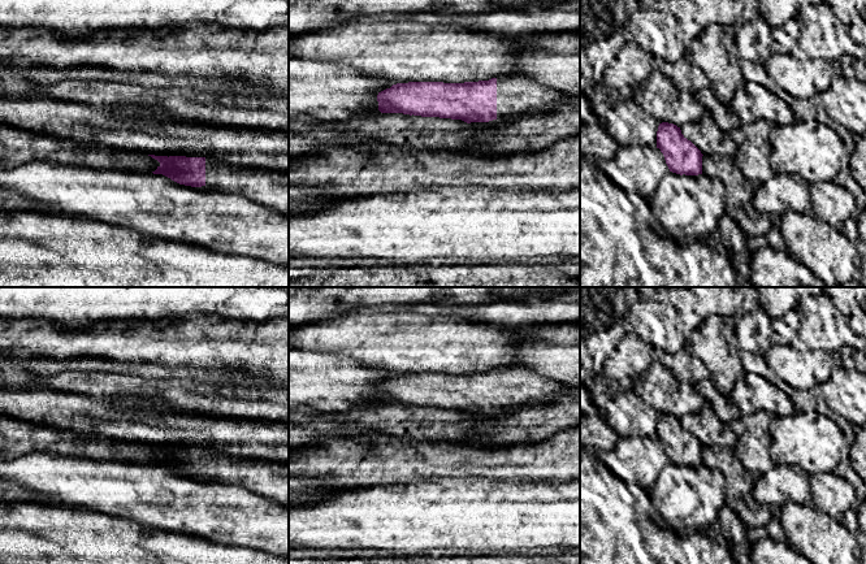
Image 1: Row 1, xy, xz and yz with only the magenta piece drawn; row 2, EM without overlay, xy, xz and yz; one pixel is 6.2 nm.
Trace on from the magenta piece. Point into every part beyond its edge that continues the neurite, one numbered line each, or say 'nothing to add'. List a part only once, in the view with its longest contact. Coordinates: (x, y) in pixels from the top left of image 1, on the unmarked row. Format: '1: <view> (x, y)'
1: xz (516, 385)

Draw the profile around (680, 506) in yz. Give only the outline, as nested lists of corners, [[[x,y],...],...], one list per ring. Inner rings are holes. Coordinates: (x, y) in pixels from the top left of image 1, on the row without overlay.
[[[668,463],[649,496],[672,532],[714,529],[719,511],[726,506],[724,476],[703,464],[680,467]]]

